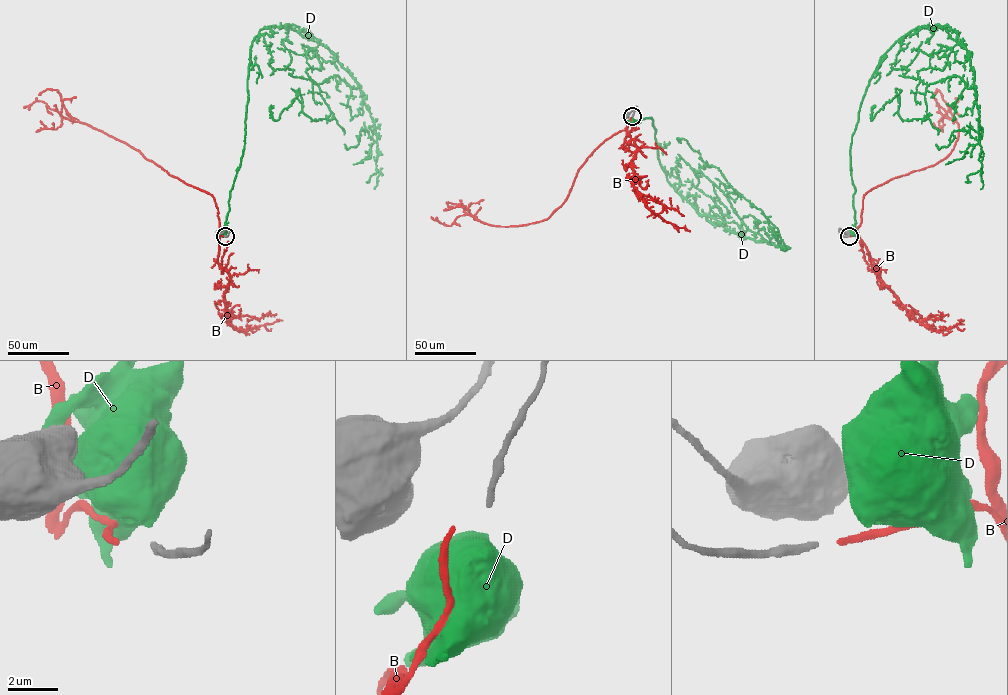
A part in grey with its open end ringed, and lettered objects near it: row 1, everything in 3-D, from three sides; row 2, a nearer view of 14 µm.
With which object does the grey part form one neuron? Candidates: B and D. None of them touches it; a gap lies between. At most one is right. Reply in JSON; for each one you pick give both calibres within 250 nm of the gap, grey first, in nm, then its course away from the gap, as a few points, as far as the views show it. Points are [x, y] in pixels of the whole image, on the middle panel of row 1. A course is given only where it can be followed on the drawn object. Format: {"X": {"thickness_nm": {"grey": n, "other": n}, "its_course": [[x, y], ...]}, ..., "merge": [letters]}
{"B": {"thickness_nm": {"grey": 260, "other": 240}, "its_course": [[631, 117], [626, 129], [587, 158], [565, 200], [546, 219], [497, 226], [466, 214], [447, 225], [431, 217]]}, "merge": ["B"]}

